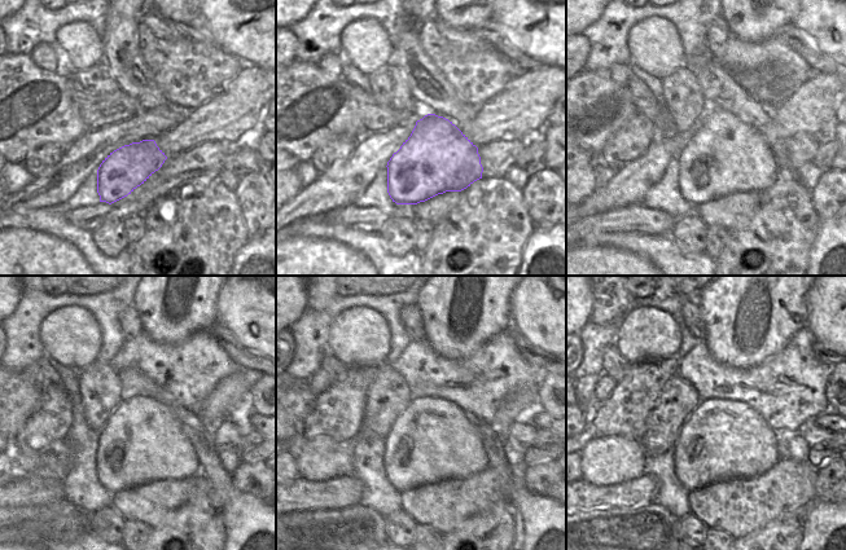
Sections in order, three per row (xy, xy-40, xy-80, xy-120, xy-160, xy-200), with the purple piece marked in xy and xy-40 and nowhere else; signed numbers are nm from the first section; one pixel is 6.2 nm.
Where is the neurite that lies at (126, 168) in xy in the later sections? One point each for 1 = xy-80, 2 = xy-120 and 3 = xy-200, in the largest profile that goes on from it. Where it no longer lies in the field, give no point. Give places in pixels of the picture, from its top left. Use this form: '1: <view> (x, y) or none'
1: xy-80 (723, 155)
2: xy-120 (141, 441)
3: xy-200 (722, 439)

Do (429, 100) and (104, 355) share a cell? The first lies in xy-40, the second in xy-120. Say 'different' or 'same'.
different

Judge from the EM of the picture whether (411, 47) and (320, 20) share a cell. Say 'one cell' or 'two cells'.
two cells

